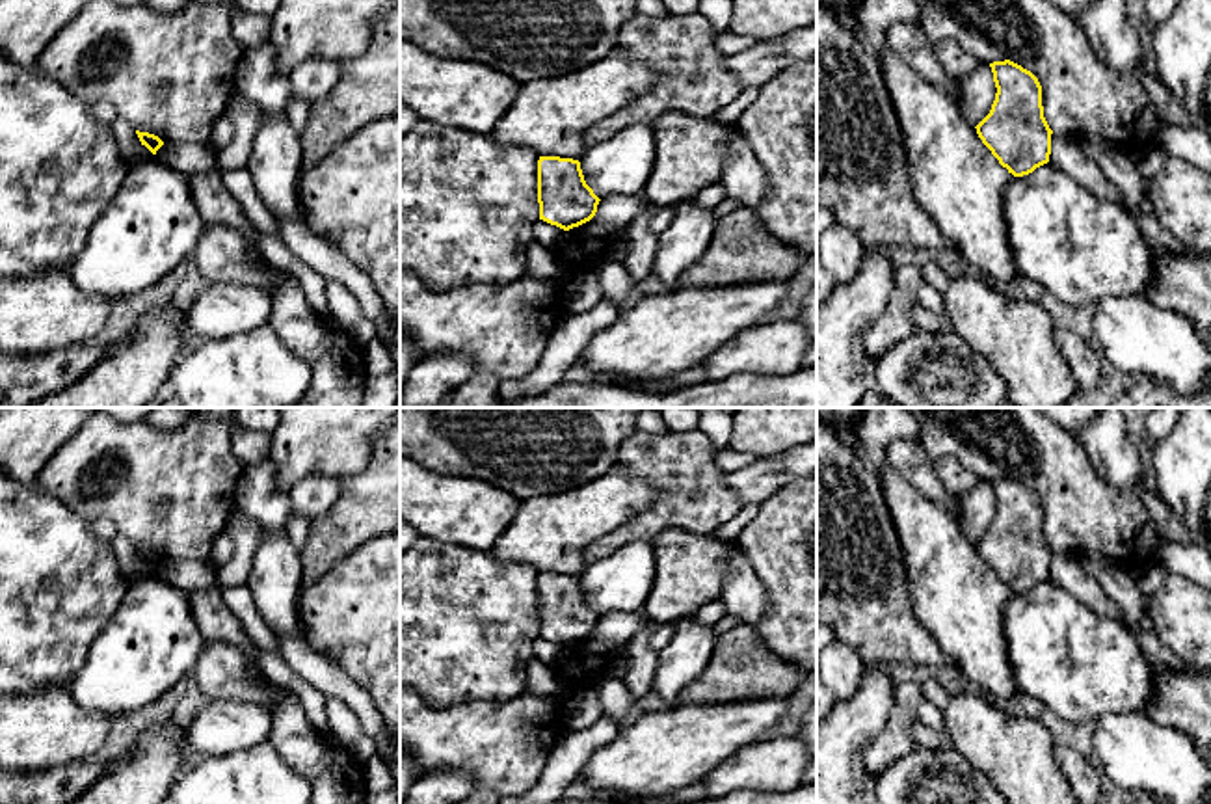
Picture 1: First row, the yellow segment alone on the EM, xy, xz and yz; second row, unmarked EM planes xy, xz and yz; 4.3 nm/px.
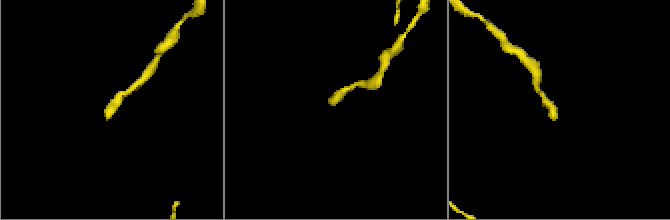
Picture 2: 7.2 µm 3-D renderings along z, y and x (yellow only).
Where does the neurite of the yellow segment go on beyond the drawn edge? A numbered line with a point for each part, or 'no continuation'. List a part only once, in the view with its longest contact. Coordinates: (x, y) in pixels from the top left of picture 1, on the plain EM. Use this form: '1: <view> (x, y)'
no continuation

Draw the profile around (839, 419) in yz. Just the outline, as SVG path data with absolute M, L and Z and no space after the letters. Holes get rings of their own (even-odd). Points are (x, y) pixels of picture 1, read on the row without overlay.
M817 408L817 411L841 436L858 421L865 408Z

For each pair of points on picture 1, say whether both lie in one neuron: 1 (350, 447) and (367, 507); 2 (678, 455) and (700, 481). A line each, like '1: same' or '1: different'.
1: different
2: same

